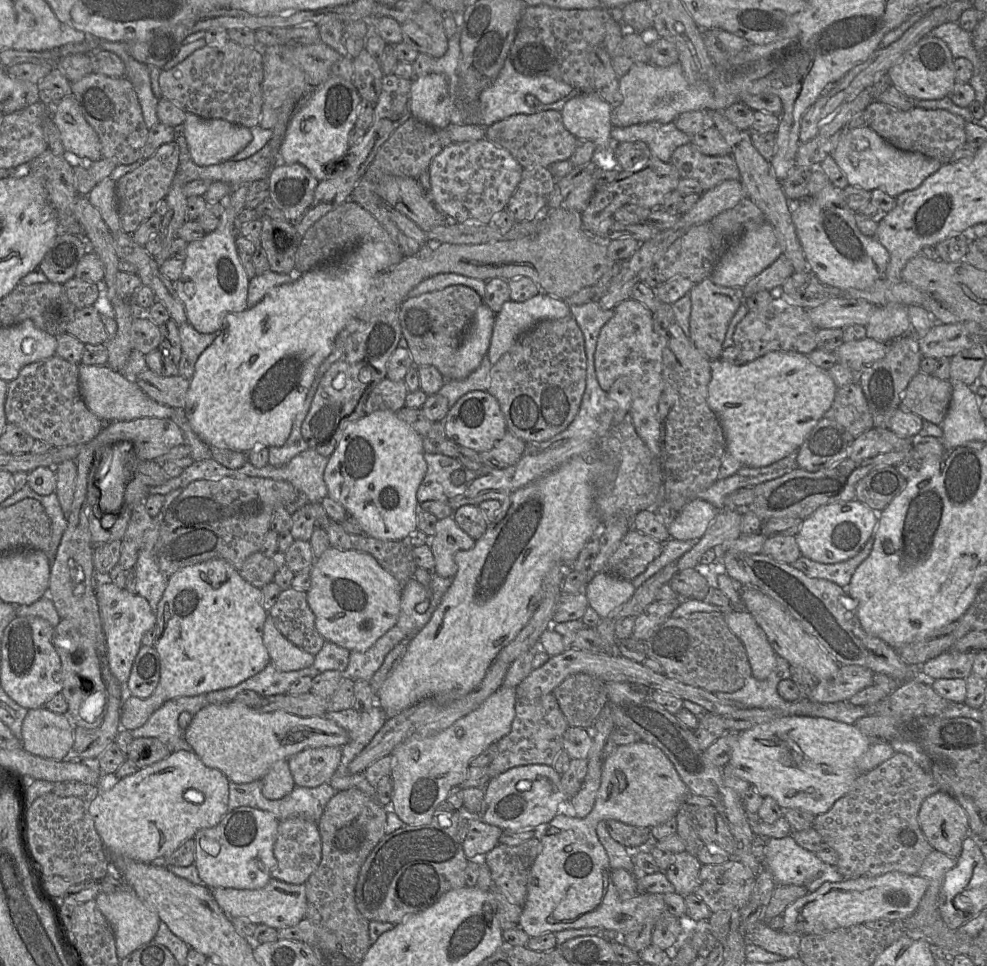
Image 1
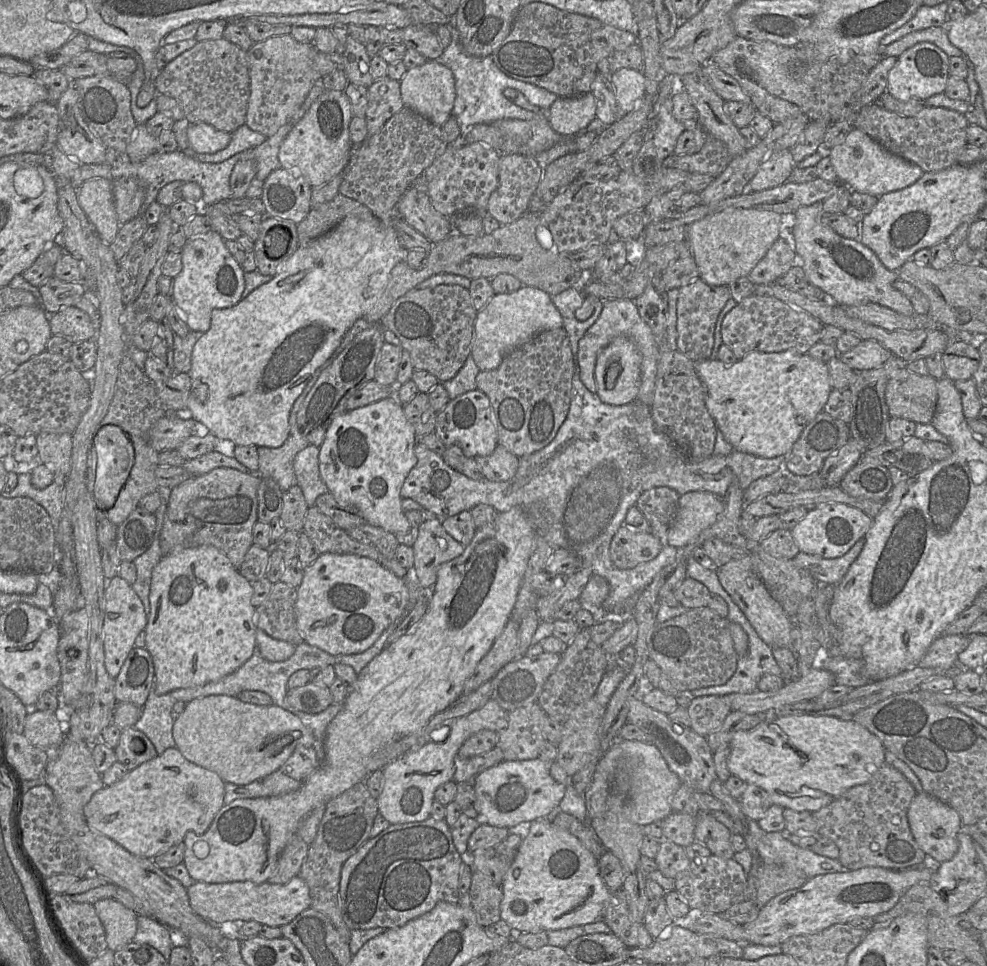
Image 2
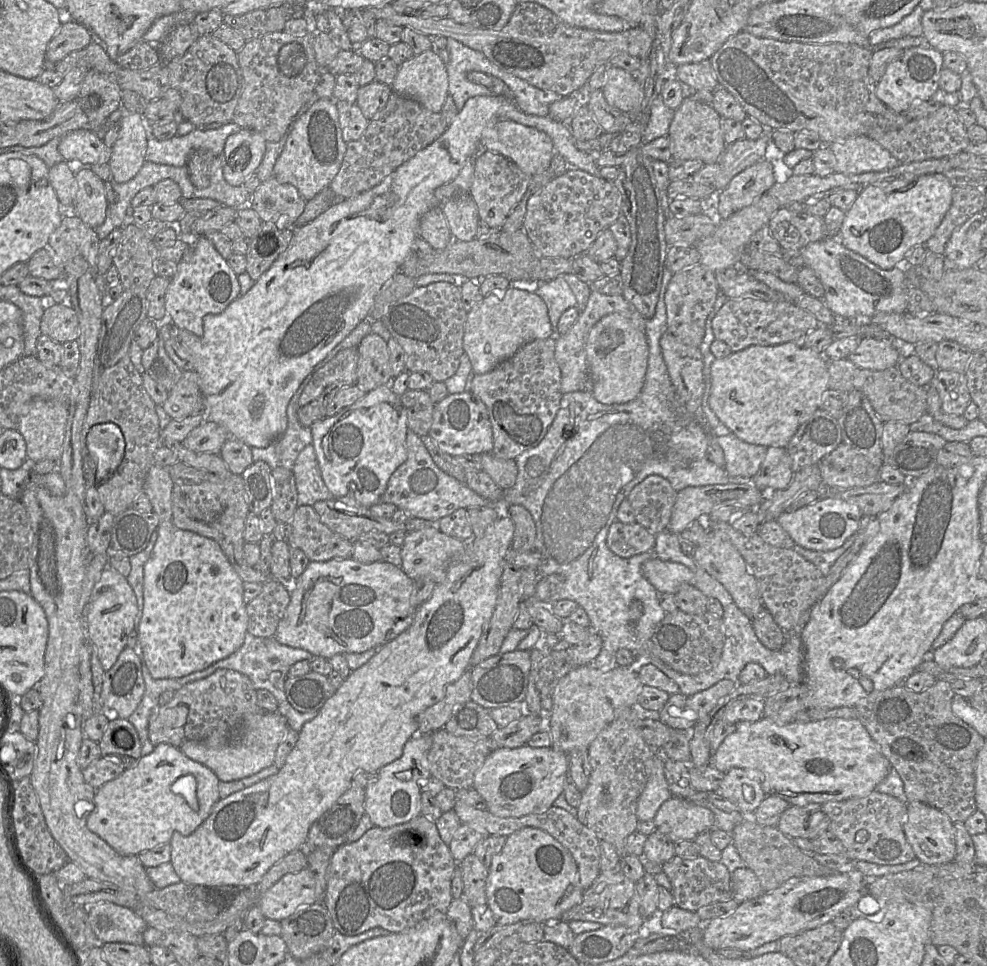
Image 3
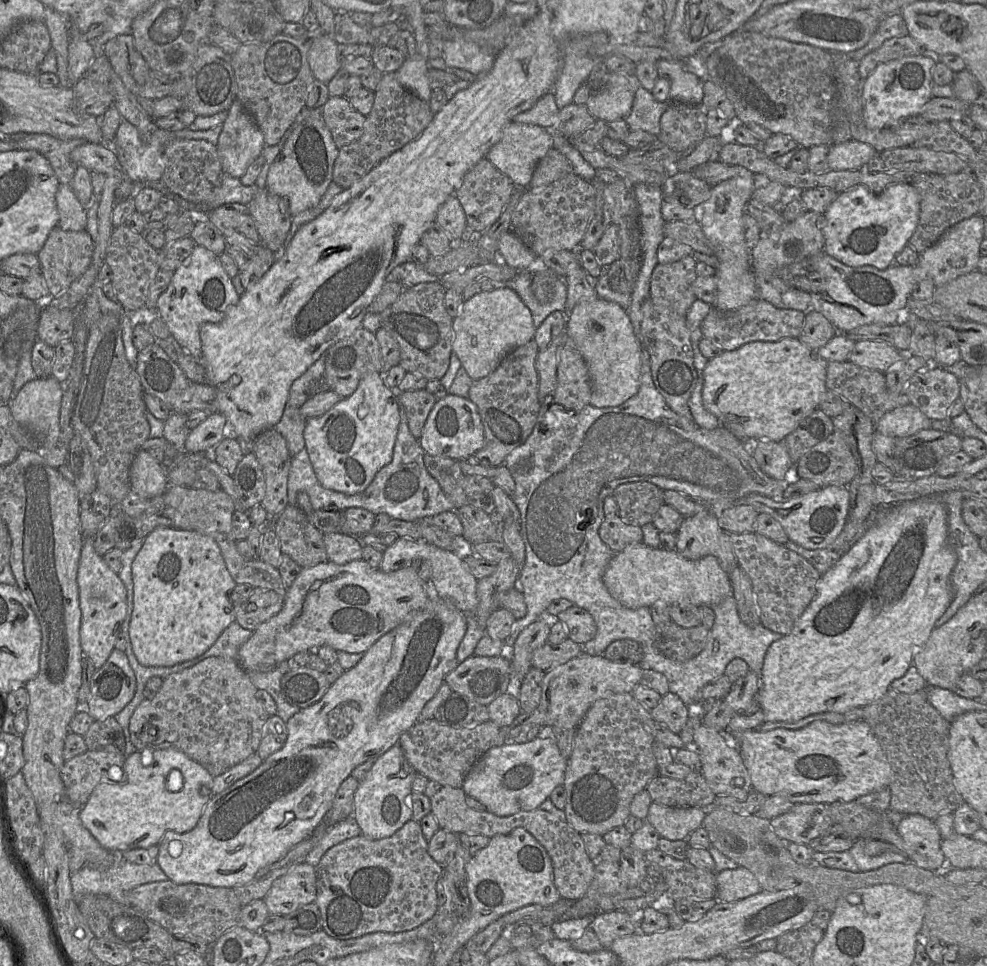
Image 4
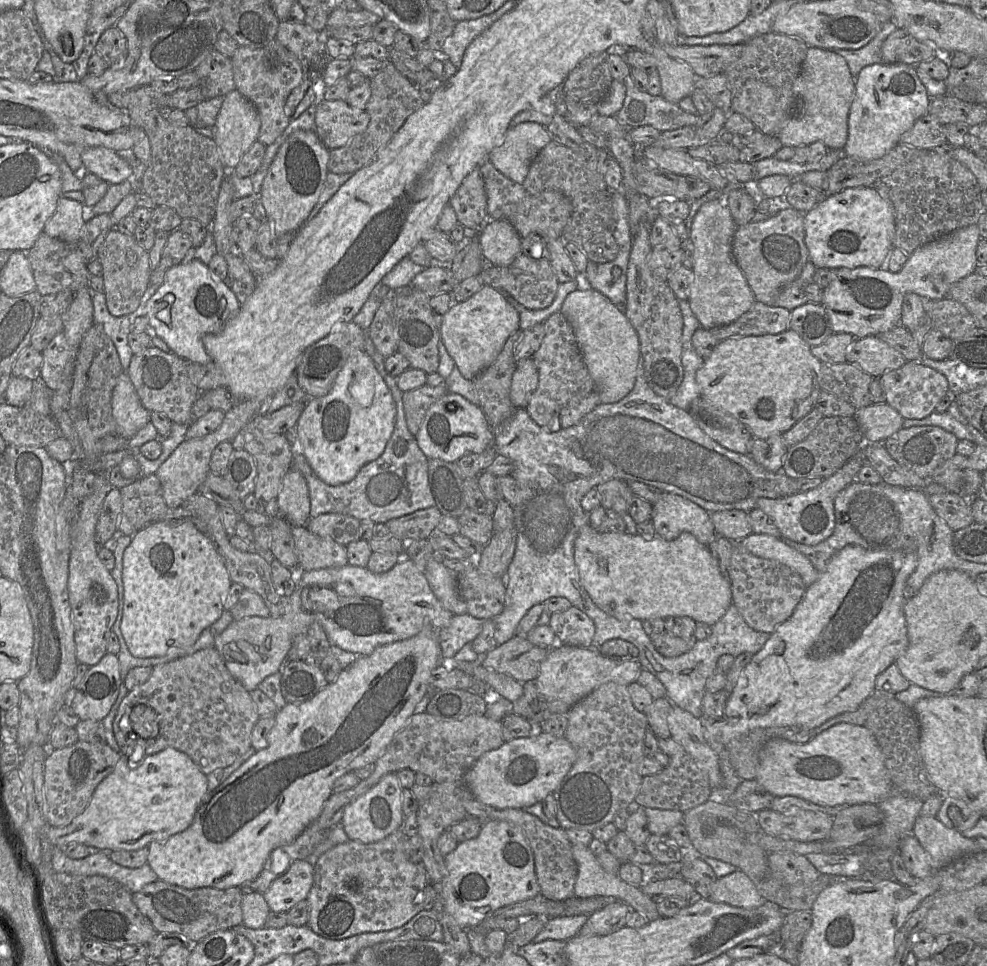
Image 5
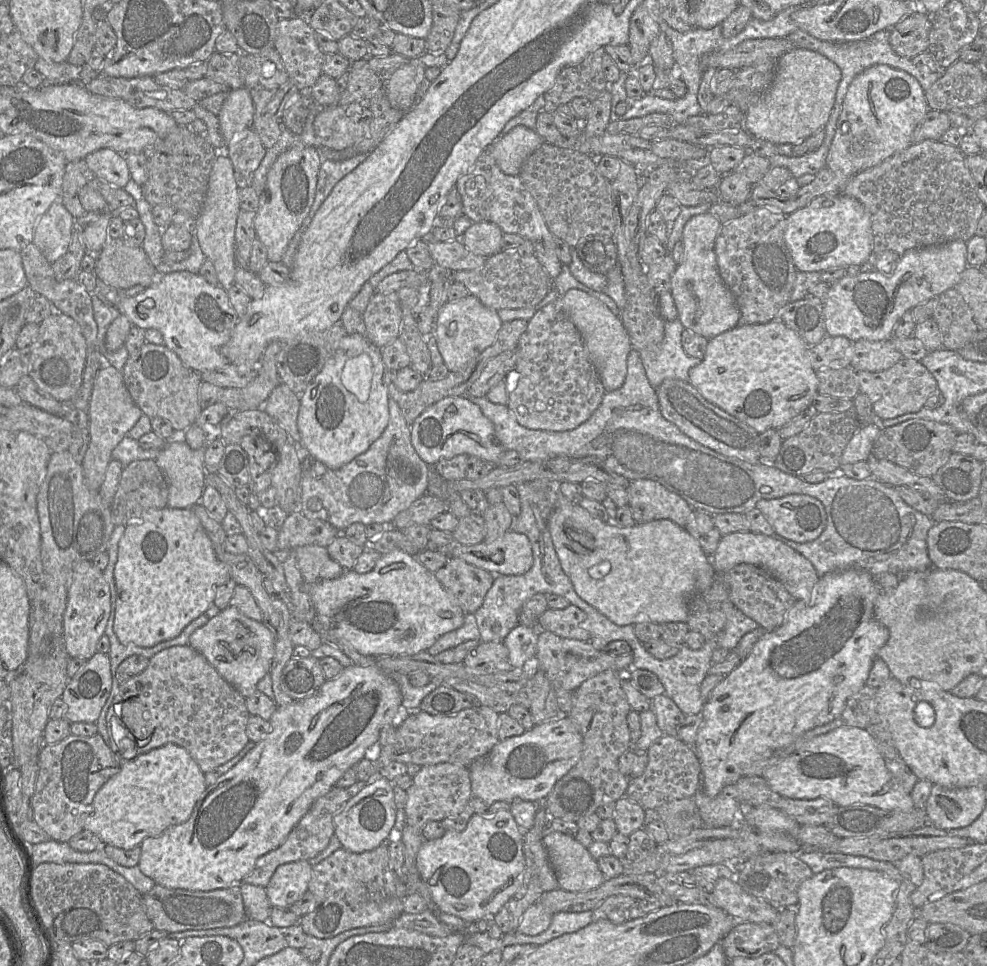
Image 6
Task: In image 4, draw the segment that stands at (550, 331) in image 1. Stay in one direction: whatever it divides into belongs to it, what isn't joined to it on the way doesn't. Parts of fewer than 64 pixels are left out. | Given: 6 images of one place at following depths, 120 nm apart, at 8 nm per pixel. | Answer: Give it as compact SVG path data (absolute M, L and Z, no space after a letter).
M528 341L508 354L491 374L473 381L468 398L477 406L485 434L485 446L474 454L480 464L504 465L507 455L522 445L533 431L542 407L535 367L539 352L536 342Z

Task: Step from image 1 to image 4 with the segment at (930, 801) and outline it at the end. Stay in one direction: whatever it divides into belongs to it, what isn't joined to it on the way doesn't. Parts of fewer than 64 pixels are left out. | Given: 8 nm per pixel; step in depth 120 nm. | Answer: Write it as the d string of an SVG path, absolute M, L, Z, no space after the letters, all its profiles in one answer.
M906 814L897 826L906 856L918 867L942 871L946 858L941 850L942 836L934 820L921 814Z

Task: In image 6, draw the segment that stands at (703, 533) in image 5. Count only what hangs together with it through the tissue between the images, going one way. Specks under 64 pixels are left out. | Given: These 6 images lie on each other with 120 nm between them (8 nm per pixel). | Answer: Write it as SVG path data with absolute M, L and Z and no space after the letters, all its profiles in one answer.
M650 479L630 480L626 490L636 523L669 519L685 527L694 510L681 496Z

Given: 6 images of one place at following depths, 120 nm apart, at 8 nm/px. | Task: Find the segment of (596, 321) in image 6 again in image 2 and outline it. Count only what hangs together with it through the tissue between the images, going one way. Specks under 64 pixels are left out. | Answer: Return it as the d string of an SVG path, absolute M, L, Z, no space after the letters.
M625 336L615 337L597 356L596 393L602 402L624 405L634 402L640 388L641 355Z

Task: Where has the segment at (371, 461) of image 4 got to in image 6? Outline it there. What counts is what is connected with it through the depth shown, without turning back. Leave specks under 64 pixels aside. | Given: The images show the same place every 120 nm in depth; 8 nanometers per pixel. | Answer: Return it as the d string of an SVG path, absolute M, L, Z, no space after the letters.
M348 334L338 342L322 370L300 396L297 425L300 446L307 459L337 470L369 449L389 421L391 373L395 372L385 366L381 350L366 337Z

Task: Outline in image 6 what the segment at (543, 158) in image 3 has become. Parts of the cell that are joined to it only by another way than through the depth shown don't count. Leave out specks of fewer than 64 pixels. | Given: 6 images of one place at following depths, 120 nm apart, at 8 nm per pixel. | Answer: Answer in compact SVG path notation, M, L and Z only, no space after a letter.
M519 125L494 141L493 157L503 173L519 176L526 158L542 143L544 140L535 130Z

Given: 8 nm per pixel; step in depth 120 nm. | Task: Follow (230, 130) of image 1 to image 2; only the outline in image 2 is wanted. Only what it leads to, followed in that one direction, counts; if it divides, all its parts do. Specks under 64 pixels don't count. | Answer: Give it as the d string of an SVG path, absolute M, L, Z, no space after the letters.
M206 123L190 124L187 130L189 148L197 153L213 154L226 148L231 133L217 130Z

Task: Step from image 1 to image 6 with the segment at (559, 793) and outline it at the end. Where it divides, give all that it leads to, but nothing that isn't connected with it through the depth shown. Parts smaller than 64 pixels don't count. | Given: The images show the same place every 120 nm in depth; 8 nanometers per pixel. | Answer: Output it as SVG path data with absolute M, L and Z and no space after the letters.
M569 715L534 725L520 736L499 741L487 755L467 767L472 796L489 804L514 800L542 802L556 782L578 763L582 746L583 737Z

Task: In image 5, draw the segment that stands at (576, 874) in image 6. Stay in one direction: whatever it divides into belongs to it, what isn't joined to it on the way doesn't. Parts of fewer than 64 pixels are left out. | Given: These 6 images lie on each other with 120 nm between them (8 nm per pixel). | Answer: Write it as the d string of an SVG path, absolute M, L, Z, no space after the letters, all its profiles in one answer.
M573 845L572 853L578 868L574 885L576 897L612 896L648 921L660 918L656 903L640 887L627 884L618 875L605 871L587 847Z

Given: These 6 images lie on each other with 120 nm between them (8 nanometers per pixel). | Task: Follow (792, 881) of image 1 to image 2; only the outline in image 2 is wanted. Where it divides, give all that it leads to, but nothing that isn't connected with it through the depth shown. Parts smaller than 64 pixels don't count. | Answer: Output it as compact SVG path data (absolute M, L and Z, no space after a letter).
M712 811L704 813L711 814L717 821L726 826L732 834L740 834L744 837L747 849L736 852L733 856L733 859L743 867L746 873L749 873L751 867L753 866L753 857L755 858L756 864L758 864L757 850L759 852L759 855L762 857L764 863L793 865L796 868L802 870L806 874L808 879L818 875L843 873L849 871L845 866L841 864L838 859L820 856L813 851L800 848L791 843L780 832L764 831L758 826L757 821L749 819L748 821L746 821L746 825L743 825L742 823L735 823L732 817L728 815L725 811Z

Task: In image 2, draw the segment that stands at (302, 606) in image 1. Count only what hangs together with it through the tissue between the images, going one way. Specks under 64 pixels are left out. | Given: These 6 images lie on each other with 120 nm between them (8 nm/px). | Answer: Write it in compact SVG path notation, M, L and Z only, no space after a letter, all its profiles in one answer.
M279 581L272 585L263 604L255 608L254 623L270 637L294 646L304 643L297 628L295 605L297 588Z

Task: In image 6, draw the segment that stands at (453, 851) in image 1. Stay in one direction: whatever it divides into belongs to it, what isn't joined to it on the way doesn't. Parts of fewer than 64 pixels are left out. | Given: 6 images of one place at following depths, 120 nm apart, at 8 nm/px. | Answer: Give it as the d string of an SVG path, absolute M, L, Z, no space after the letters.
M388 844L372 851L354 853L344 848L312 866L308 890L315 898L314 909L300 917L303 931L317 938L333 938L352 929L393 922L404 913L405 883L390 867Z

